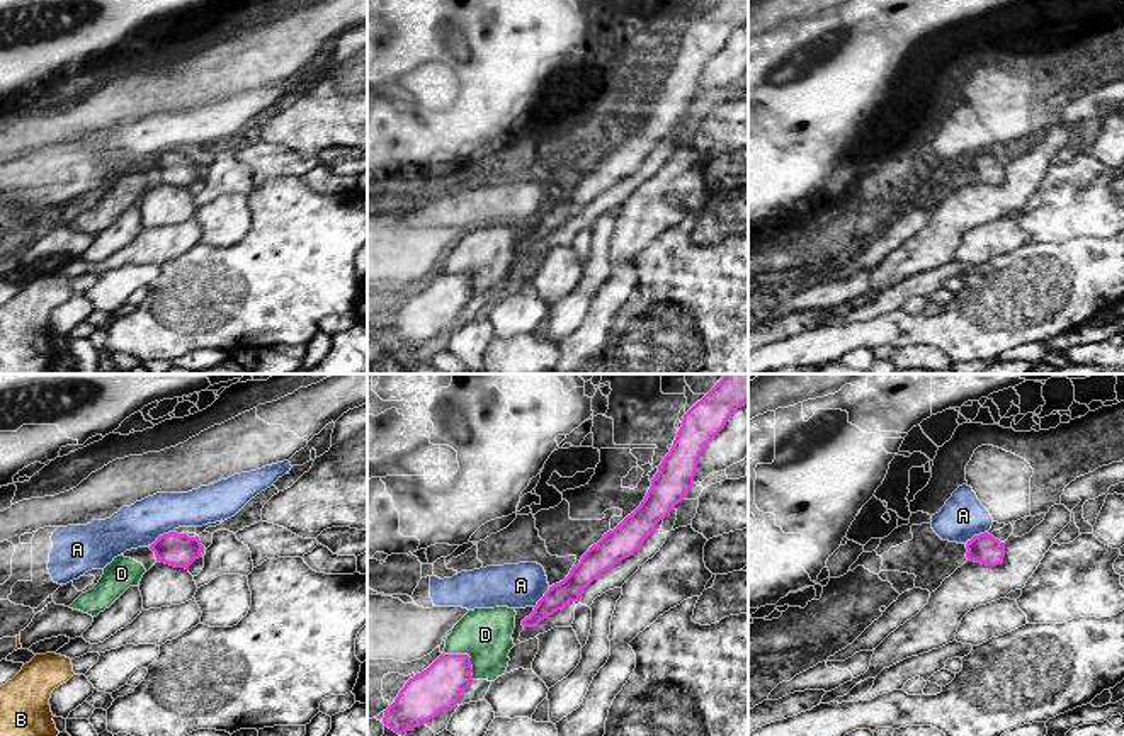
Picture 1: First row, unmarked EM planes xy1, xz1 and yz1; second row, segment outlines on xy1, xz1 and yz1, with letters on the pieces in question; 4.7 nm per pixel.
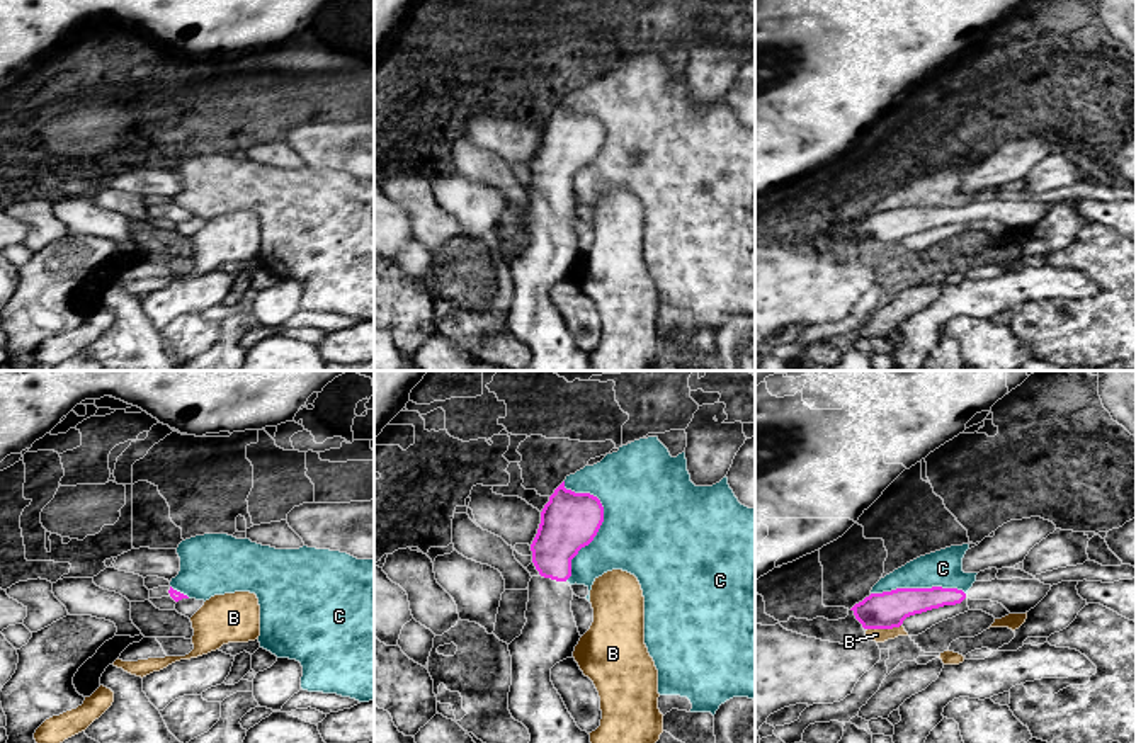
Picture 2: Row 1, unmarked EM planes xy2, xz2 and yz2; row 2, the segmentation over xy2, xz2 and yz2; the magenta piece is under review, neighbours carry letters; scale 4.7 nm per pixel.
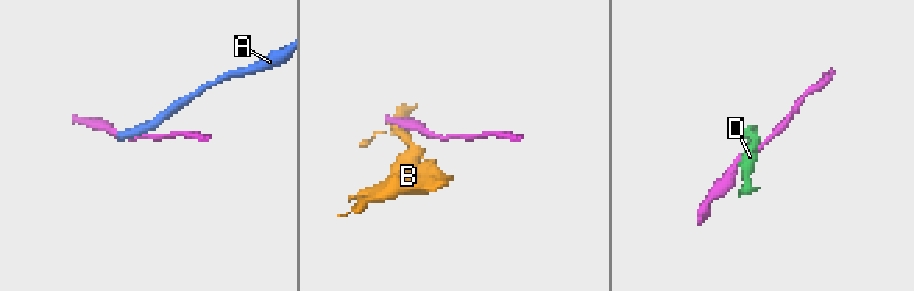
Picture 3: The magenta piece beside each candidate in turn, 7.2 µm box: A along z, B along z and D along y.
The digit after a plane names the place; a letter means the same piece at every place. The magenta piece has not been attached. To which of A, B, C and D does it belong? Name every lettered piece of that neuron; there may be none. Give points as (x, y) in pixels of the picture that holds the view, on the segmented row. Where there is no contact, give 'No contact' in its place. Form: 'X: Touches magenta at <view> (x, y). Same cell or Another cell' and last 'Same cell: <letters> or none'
A: Touches magenta at xy1 (160, 536). Another cell
B: Touches magenta at yz2 (883, 628). Another cell
C: Touches magenta at xz2 (602, 521). Another cell
D: Touches magenta at xz1 (470, 658). Another cell
Same cell: none

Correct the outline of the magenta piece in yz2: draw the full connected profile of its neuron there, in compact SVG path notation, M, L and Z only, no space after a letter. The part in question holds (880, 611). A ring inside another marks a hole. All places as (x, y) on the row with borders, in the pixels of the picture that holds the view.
M896 588L871 593L850 610L864 629L900 627L910 615L922 614L944 605L956 605L966 598L957 588Z

